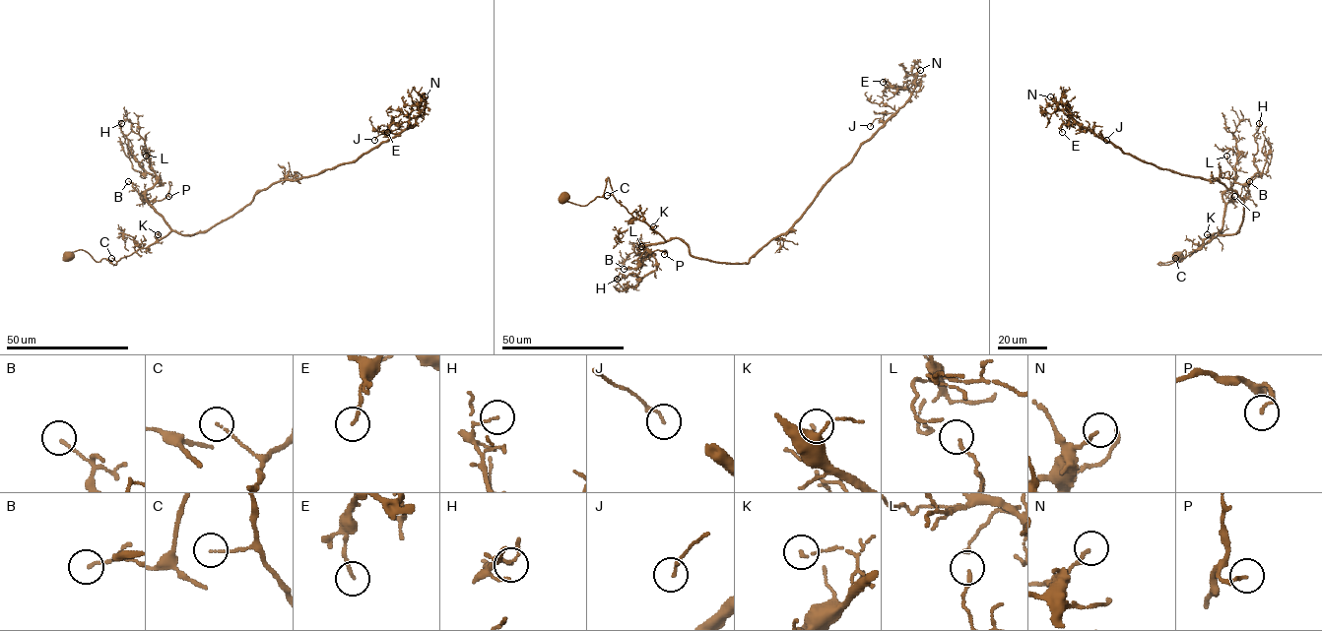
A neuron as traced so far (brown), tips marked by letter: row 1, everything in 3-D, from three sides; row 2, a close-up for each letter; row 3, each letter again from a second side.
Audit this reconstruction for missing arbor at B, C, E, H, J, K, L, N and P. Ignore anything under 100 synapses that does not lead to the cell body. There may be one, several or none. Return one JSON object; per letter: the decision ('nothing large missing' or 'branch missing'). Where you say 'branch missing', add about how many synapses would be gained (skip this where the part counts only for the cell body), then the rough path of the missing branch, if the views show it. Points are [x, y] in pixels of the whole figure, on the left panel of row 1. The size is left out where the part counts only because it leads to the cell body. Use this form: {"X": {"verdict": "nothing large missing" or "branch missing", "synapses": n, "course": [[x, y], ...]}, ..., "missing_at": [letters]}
{"B": {"verdict": "nothing large missing"}, "C": {"verdict": "nothing large missing"}, "E": {"verdict": "nothing large missing"}, "H": {"verdict": "nothing large missing"}, "J": {"verdict": "nothing large missing"}, "K": {"verdict": "nothing large missing"}, "L": {"verdict": "nothing large missing"}, "N": {"verdict": "nothing large missing"}, "P": {"verdict": "nothing large missing"}, "missing_at": []}

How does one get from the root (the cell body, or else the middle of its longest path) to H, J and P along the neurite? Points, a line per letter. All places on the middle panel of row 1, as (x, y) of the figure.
H: (562, 199), (587, 205), (603, 195), (608, 178), (615, 199), (666, 241), (640, 242), (655, 270), (617, 279)
J: (562, 199), (587, 205), (608, 178), (615, 199), (666, 240), (748, 263), (885, 122), (870, 126)
P: (562, 199), (587, 205), (603, 195), (608, 178), (615, 199), (666, 241), (645, 248), (664, 254)

